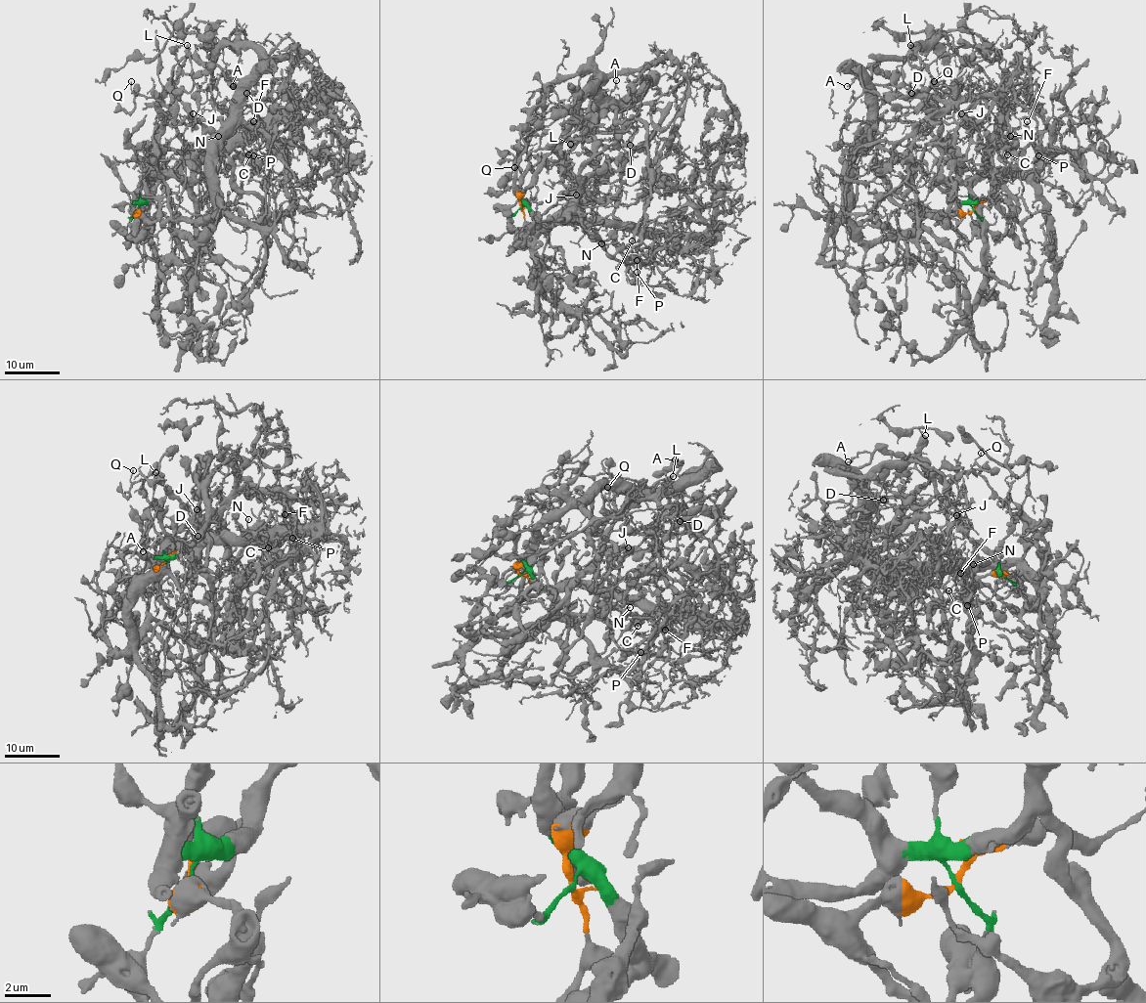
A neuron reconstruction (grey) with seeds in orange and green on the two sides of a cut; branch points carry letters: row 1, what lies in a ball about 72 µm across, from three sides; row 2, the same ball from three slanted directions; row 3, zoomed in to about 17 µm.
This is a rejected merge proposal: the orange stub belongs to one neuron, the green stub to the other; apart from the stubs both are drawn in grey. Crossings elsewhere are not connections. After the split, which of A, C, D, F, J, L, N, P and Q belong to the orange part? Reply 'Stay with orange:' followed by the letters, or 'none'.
Stay with orange: A, D

